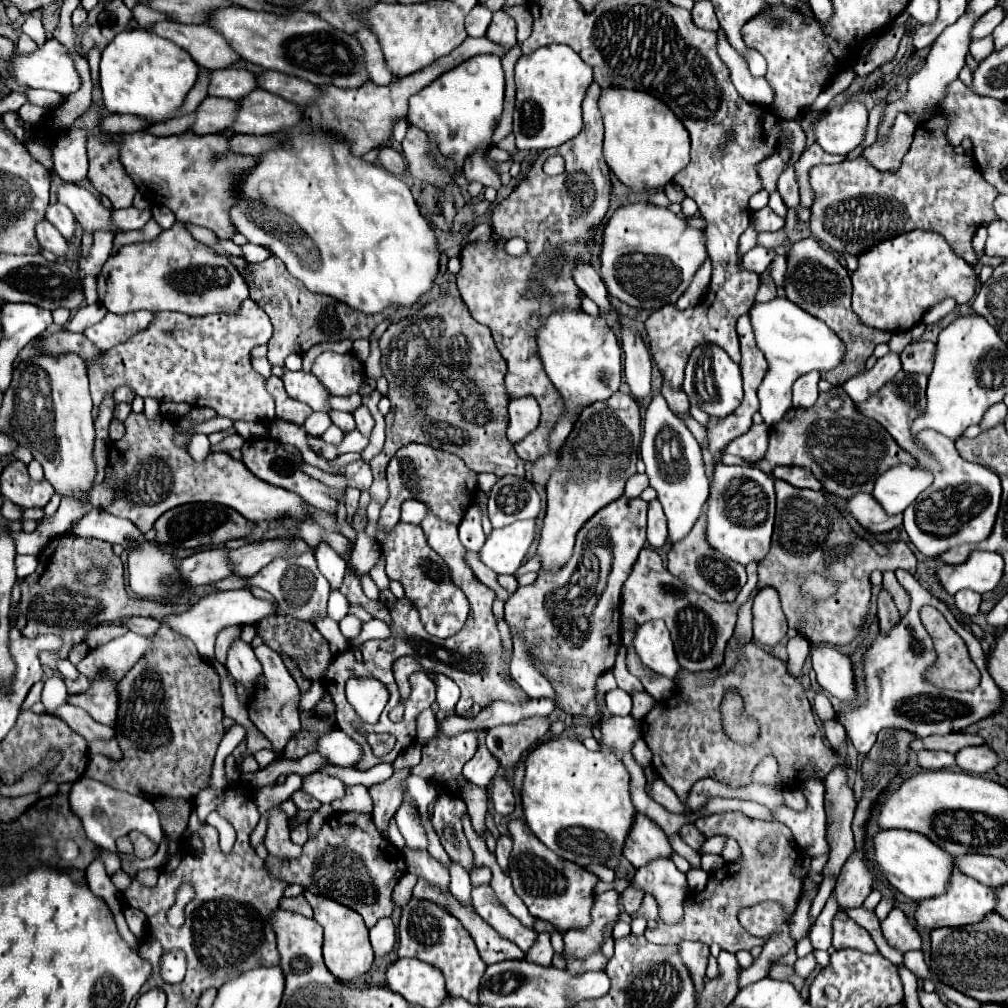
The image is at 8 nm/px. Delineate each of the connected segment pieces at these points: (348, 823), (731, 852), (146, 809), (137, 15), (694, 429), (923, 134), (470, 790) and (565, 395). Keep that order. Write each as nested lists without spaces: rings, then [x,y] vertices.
[[[335,813],[329,817],[319,835],[303,845],[301,859],[292,859],[289,863],[269,855],[265,865],[275,877],[285,879],[289,885],[301,883],[305,889],[331,897],[357,911],[367,927],[373,927],[377,919],[393,913],[391,891],[405,873],[403,855],[387,839],[377,835],[371,817],[359,813]]]
[[[727,837],[727,843],[725,843],[723,851],[721,851],[721,857],[723,857],[727,863],[731,863],[733,859],[737,859],[737,855],[739,855],[737,841],[735,841],[735,839],[731,839],[731,837]]]
[[[81,777],[79,781],[73,783],[73,787],[69,791],[69,803],[71,803],[71,811],[81,819],[87,837],[95,845],[103,847],[105,851],[115,853],[115,839],[123,837],[131,831],[141,831],[155,843],[161,841],[159,815],[157,815],[153,803],[149,803],[147,799],[117,791],[117,789],[97,783],[95,779],[89,779],[89,777]]]
[[[138,3],[132,10],[134,19],[140,27],[161,21],[171,21],[164,13],[155,11],[145,4]]]
[[[685,413],[685,415],[679,415],[679,419],[689,427],[689,431],[693,433],[693,437],[695,437],[701,445],[705,445],[705,427],[699,425],[699,423],[697,423],[691,415],[687,415],[687,413]]]
[[[943,117],[921,123],[917,127],[917,135],[909,153],[903,157],[903,163],[897,171],[877,171],[863,157],[837,165],[813,167],[809,171],[809,183],[815,193],[815,201],[811,207],[811,233],[815,235],[815,239],[827,243],[835,251],[849,251],[857,257],[861,251],[883,239],[891,239],[913,229],[925,229],[941,233],[949,241],[951,249],[971,267],[975,267],[979,259],[973,249],[973,237],[979,227],[999,221],[993,209],[993,201],[999,193],[989,183],[985,183],[983,175],[977,171],[977,165],[973,163],[973,159],[969,159],[969,155],[953,151],[953,147],[945,139],[945,127],[947,121]]]
[[[469,785],[463,793],[463,801],[467,803],[467,813],[471,817],[471,823],[473,823],[473,829],[475,833],[485,841],[485,813],[489,809],[489,803],[487,803],[487,789],[485,787],[477,787],[477,785]]]
[[[561,307],[553,309],[549,315],[539,315],[539,323],[541,325],[537,327],[535,335],[539,347],[539,359],[565,407],[553,431],[549,433],[549,451],[531,465],[531,481],[535,485],[547,485],[549,477],[559,469],[559,453],[569,433],[573,431],[575,419],[593,401],[609,399],[619,389],[623,367],[619,339],[615,331],[607,325],[607,319],[603,315],[591,317],[581,309]]]

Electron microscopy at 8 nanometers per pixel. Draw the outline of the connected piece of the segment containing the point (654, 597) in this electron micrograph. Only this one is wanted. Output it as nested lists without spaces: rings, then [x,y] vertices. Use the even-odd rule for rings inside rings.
[[[643,549],[633,565],[631,575],[623,583],[621,591],[621,611],[625,617],[633,617],[638,625],[648,620],[663,619],[671,631],[677,661],[681,669],[687,671],[713,671],[723,663],[723,651],[733,635],[737,611],[757,589],[757,563],[747,565],[747,583],[733,603],[717,603],[703,593],[685,587],[663,567],[661,557],[653,549]]]

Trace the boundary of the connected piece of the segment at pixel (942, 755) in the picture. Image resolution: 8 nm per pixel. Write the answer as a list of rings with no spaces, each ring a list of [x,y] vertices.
[[[917,751],[917,763],[923,769],[949,769],[955,767],[955,755],[947,751]]]

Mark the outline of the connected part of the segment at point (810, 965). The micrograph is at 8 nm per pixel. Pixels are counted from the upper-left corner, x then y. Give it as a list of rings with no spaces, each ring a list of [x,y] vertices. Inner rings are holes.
[[[809,953],[805,959],[797,959],[797,963],[795,963],[795,973],[797,973],[799,977],[807,979],[809,973],[815,969],[815,965],[817,965],[817,961],[815,961],[815,957]]]

